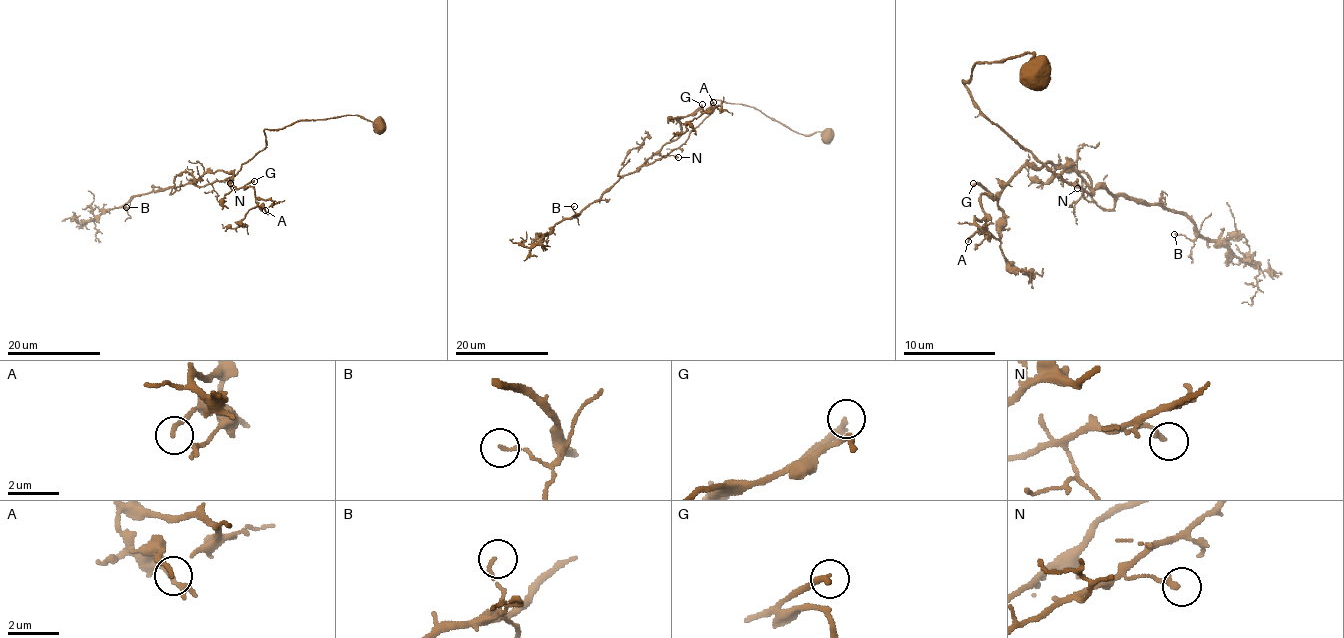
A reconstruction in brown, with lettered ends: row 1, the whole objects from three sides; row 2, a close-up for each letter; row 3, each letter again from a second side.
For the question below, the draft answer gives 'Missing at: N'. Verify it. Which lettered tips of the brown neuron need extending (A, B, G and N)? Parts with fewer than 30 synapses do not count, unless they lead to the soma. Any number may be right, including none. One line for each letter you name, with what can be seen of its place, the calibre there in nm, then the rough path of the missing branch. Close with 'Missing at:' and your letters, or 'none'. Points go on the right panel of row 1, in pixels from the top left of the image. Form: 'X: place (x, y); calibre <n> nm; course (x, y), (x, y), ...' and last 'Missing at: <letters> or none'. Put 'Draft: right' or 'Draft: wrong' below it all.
G: place (973, 183); calibre 260 nm; course (973, 183), (975, 158), (971, 153), (959, 155), (964, 167)
Missing at: G
Draft: wrong

